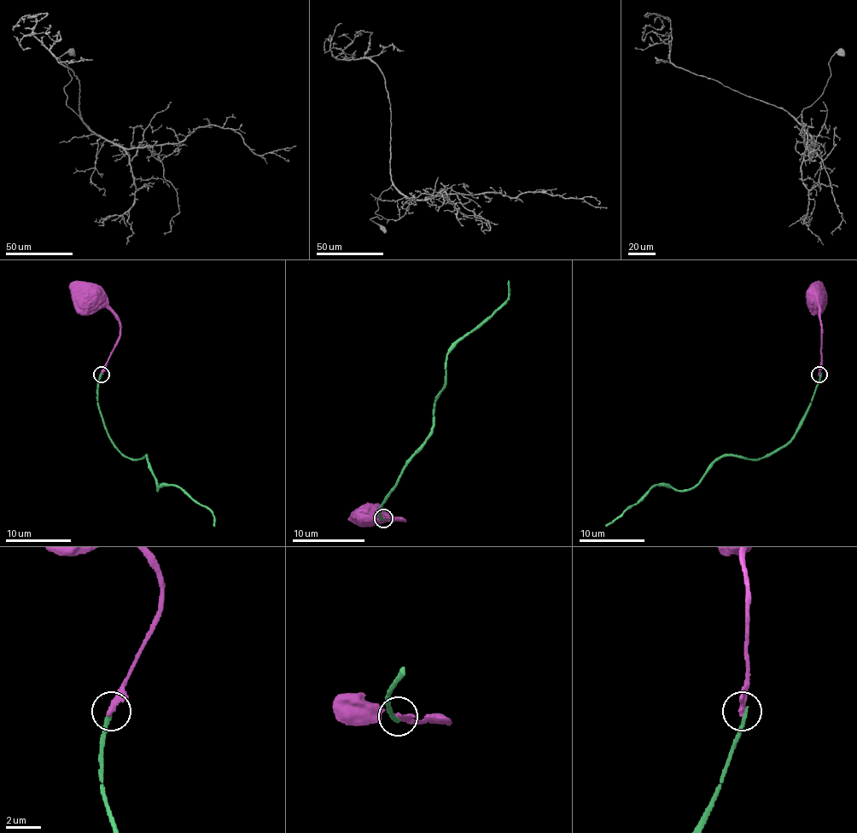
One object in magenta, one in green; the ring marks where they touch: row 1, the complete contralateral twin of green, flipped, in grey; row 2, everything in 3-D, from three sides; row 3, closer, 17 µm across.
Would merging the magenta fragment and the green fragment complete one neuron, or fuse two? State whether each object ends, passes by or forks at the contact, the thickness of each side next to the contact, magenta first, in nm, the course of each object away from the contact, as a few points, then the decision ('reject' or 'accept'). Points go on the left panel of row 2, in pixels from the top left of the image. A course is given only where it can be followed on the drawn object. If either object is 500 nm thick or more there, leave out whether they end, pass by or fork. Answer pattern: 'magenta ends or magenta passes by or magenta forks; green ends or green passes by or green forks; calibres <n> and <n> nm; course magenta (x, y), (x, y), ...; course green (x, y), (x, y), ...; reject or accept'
magenta ends; green ends; calibres 340 and 280 nm; course magenta (101, 374), (119, 336), (120, 321), (90, 287), (84, 288), (87, 293); course green (101, 374), (97, 406), (107, 436), (127, 457), (145, 456), (156, 489), (177, 486), (214, 515), (214, 527); reject

